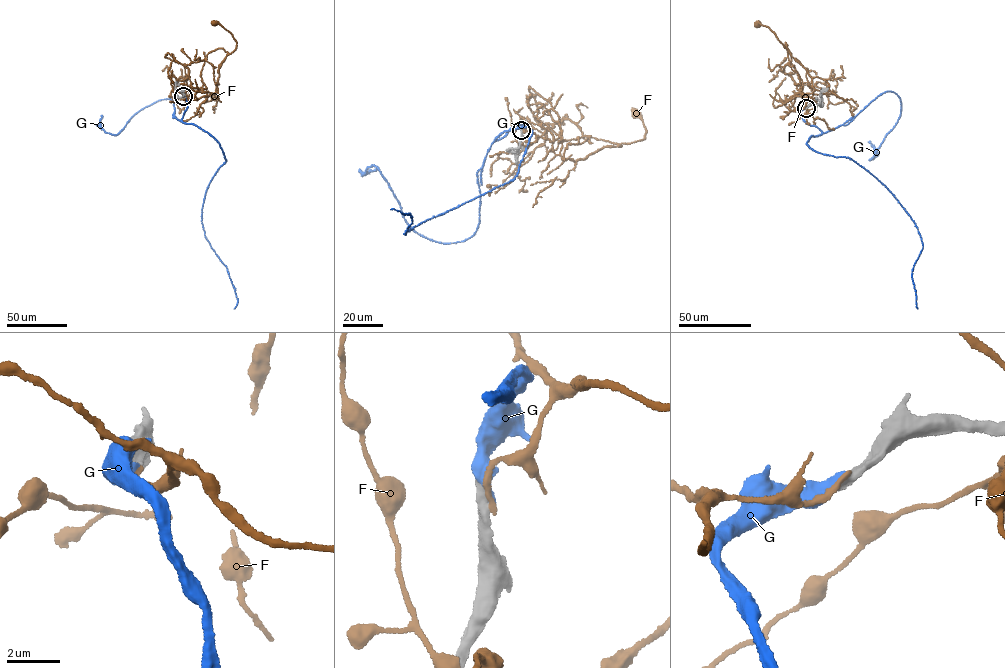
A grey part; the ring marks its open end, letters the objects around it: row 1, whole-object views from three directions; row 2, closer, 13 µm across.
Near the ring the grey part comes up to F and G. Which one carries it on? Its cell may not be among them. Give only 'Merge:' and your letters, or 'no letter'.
Merge: G

